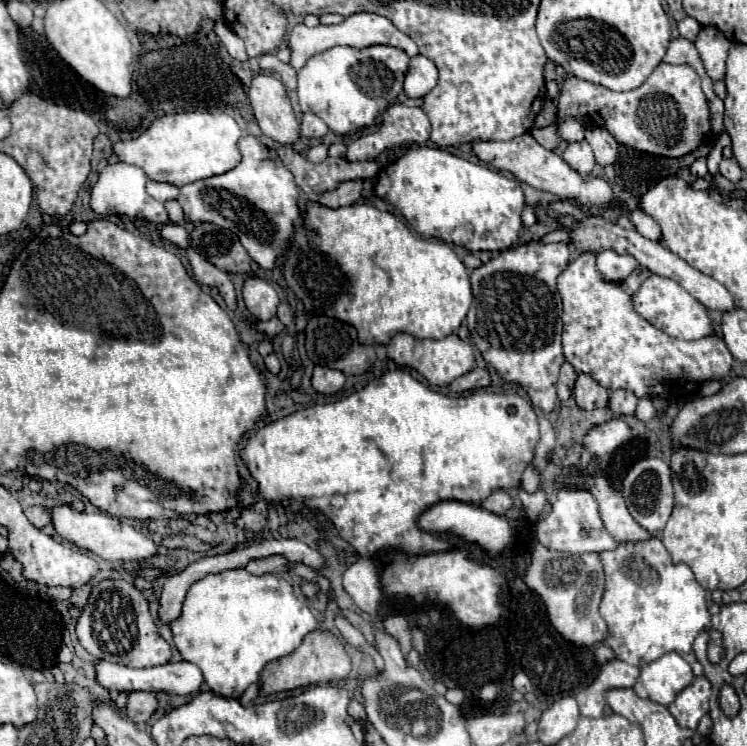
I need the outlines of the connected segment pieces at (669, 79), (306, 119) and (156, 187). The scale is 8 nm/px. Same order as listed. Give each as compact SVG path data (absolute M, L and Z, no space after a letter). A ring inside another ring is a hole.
M660 63L638 89L626 93L616 93L570 75L562 85L554 123L544 129L532 127L530 135L544 149L554 151L564 141L560 137L560 123L568 119L576 119L584 127L606 129L620 145L662 157L684 157L712 135L708 101L702 93L700 77L690 65Z
M302 113L302 121L300 121L300 135L306 139L318 139L324 137L328 133L328 125L314 113Z
M148 179L146 189L148 189L148 193L150 193L156 201L160 201L160 203L170 201L170 199L176 199L176 197L180 195L180 189L178 189L176 185L160 183L160 181L152 181L152 179Z

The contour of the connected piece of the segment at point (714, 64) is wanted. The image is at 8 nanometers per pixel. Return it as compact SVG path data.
M702 27L696 41L694 41L700 59L706 67L706 73L712 81L722 79L726 73L726 55L728 55L728 47L730 41L724 37L724 33L718 27Z

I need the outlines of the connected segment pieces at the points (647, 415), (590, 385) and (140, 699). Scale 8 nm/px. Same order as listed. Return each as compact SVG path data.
M642 397L638 401L638 409L636 409L636 417L642 419L642 421L648 421L654 417L654 407L652 407L652 401L650 397Z
M580 373L576 379L576 387L574 387L574 399L580 409L592 411L592 409L608 405L610 391L606 387L602 387L600 383L596 383L590 375Z
M134 691L128 695L126 717L128 719L150 719L158 709L158 697L154 691Z

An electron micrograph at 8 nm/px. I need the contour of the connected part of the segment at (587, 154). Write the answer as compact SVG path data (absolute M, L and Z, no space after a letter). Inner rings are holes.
M586 141L582 143L570 143L562 155L562 159L580 175L590 175L590 171L594 169L596 161L594 161L594 153L590 149L590 145Z

